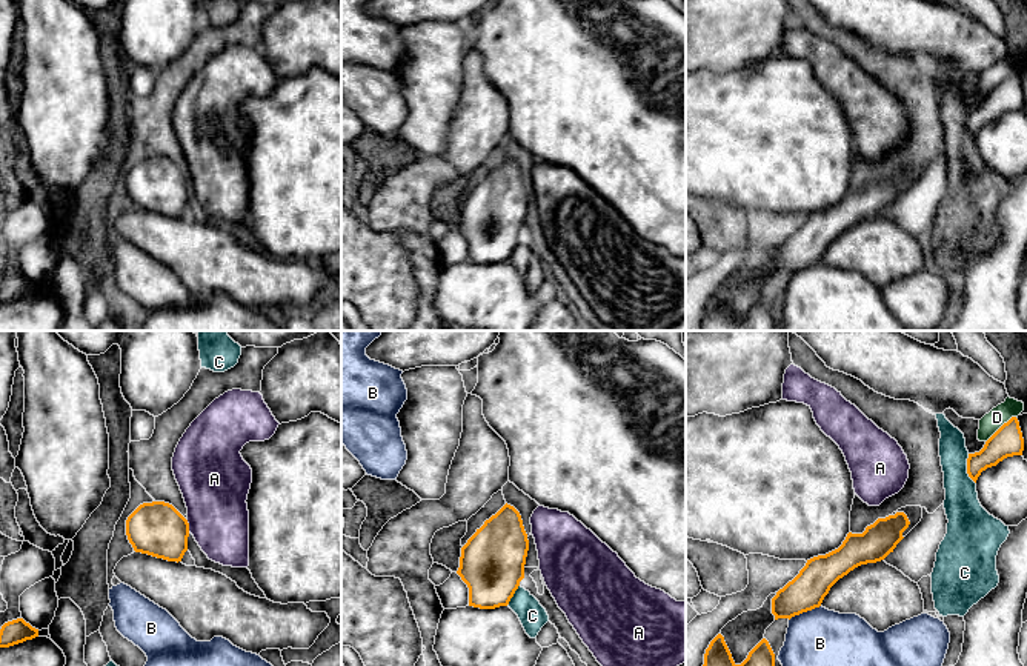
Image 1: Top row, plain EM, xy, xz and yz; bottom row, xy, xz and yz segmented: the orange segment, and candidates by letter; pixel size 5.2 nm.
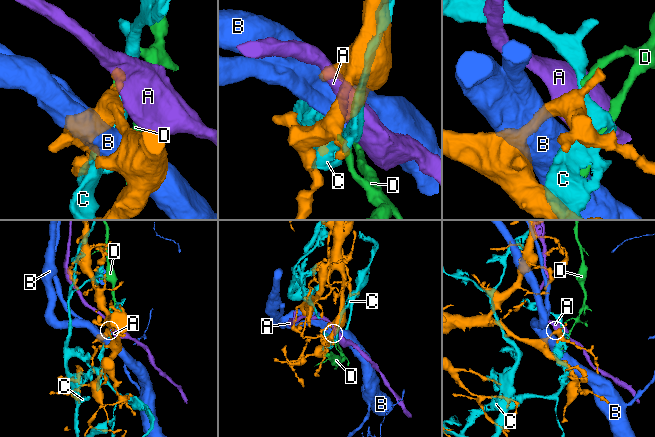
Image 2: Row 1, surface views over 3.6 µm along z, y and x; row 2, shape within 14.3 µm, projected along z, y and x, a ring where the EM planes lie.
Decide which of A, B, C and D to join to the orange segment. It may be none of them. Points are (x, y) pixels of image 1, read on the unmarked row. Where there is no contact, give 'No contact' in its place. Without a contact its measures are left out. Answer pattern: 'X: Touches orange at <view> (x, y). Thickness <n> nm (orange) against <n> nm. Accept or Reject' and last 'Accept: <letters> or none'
A: Touches orange at xy (188, 182). Thickness 280 nm (orange) against 340 nm. Reject
B: Touches orange at yz (804, 266). Thickness 190 nm (orange) against 440 nm. Reject
C: Touches orange at yz (967, 125). Thickness 160 nm (orange) against 200 nm. Reject
D: Touches orange at yz (1000, 83). Thickness 160 nm (orange) against 100 nm. Reject
Accept: none

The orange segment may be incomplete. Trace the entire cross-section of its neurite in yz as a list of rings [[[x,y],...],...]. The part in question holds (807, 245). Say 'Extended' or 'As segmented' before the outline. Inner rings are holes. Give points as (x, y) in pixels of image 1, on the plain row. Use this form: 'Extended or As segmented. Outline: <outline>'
As segmented. Outline: [[[904,168],[878,174],[862,189],[849,188],[843,200],[807,215],[799,229],[772,254],[775,275],[819,263],[830,243],[861,220],[884,215],[904,194],[910,177]]]

